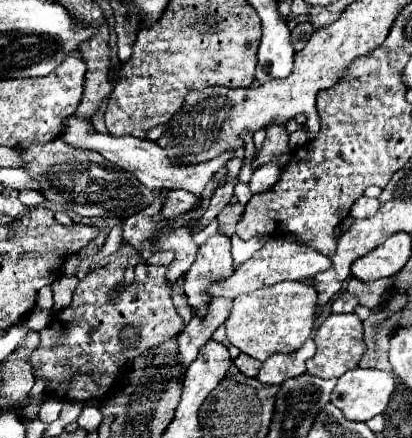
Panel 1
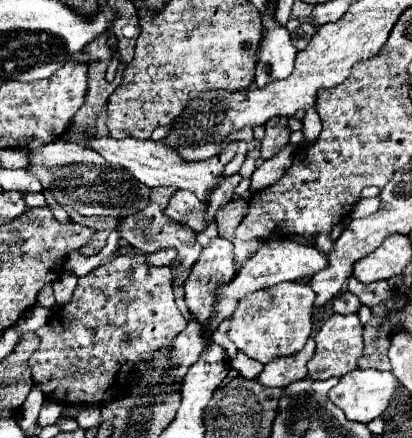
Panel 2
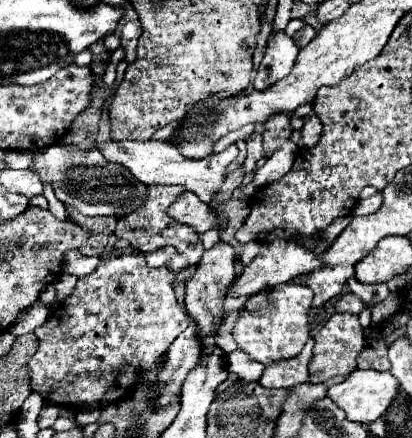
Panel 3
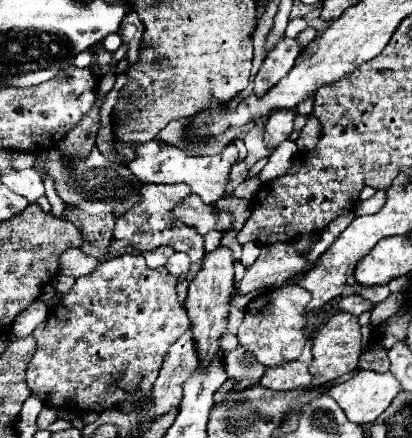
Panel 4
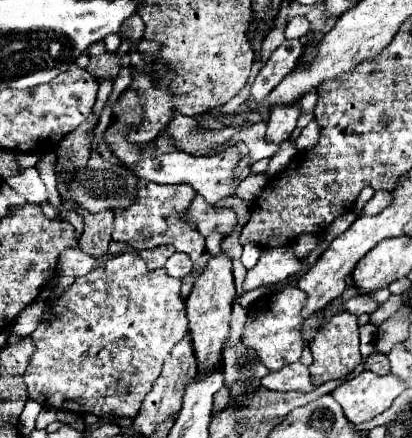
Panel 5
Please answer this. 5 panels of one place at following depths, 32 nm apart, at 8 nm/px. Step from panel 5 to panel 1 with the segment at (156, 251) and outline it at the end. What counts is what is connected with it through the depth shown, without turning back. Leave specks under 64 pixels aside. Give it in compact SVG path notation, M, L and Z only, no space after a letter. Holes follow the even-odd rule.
M166 250L166 252L156 252L156 254L152 254L146 262L148 262L148 264L154 264L154 266L168 266L172 260L174 260L174 252L172 252L172 250Z

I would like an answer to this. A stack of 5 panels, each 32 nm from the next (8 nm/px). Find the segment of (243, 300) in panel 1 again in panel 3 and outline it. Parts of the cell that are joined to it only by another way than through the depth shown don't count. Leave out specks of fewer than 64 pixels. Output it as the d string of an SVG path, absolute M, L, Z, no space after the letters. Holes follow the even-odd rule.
M296 282L280 284L270 292L258 292L250 296L244 308L240 310L240 320L234 328L234 340L238 342L238 348L248 352L252 360L262 362L264 366L298 356L310 336L308 334L310 304L312 304L312 290Z

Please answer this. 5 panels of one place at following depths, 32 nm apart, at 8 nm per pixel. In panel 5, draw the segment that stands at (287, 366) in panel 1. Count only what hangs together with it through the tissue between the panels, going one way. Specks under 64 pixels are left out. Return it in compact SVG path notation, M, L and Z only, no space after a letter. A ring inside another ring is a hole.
M306 346L300 362L288 364L288 368L282 368L280 372L270 372L262 380L262 386L276 392L290 392L290 390L312 392L314 386L310 382L310 372L308 372L310 364L312 364L312 354L310 354L310 348Z

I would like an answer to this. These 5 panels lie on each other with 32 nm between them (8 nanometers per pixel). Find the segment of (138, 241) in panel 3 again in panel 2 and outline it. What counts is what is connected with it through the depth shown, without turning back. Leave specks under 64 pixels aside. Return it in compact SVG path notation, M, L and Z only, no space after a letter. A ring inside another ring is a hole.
M166 186L152 188L148 206L146 206L144 210L132 214L132 216L122 218L120 224L118 224L118 234L120 234L120 238L127 240L130 246L144 254L153 253L153 250L166 248L176 250L176 252L178 252L178 258L182 260L182 264L180 264L180 268L172 268L172 274L178 276L180 272L184 272L186 268L190 268L190 266L198 260L198 256L200 256L200 252L202 252L202 246L196 242L196 232L194 232L192 228L188 228L188 226L184 226L184 224L178 224L178 222L170 220L170 218L164 214L164 210L166 210L170 198L174 196L174 192L178 192L178 188L172 188L172 186L170 186L170 188L166 188Z

